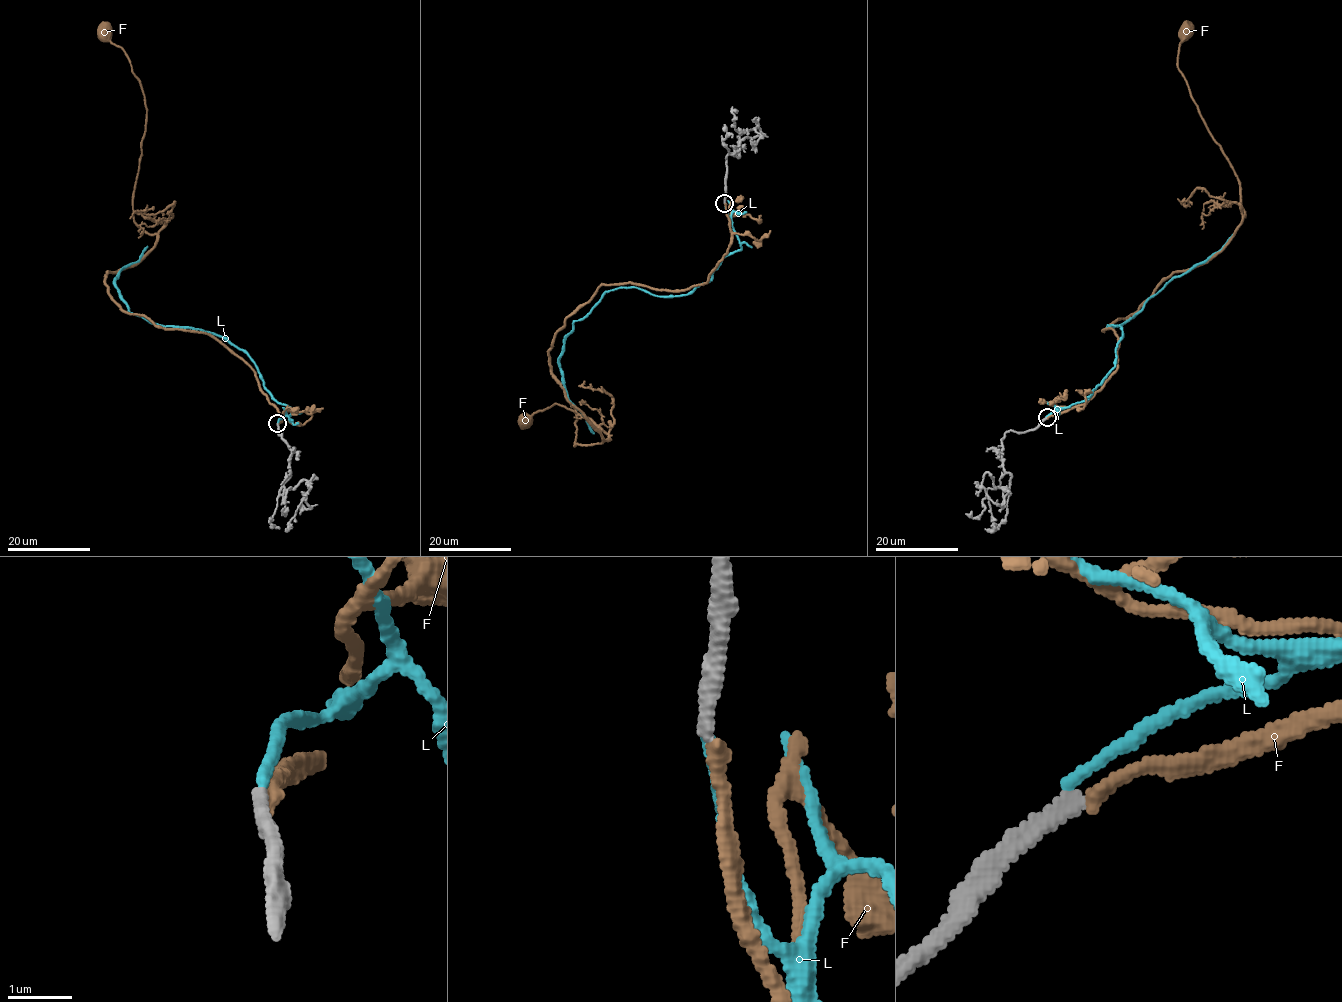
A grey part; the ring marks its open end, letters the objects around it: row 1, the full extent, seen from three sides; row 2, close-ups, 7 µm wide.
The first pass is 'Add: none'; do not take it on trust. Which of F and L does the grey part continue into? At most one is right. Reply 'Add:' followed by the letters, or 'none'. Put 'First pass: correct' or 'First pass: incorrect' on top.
First pass: correct
Add: none

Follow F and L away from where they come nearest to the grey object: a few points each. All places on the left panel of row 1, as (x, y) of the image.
F: (278, 424), (255, 372), (213, 337), (112, 299), (107, 272), (157, 239), (133, 219), (145, 101), (104, 32)
L: (278, 423), (291, 409), (274, 399), (250, 356), (221, 337), (151, 323), (128, 311), (114, 280), (148, 246)

